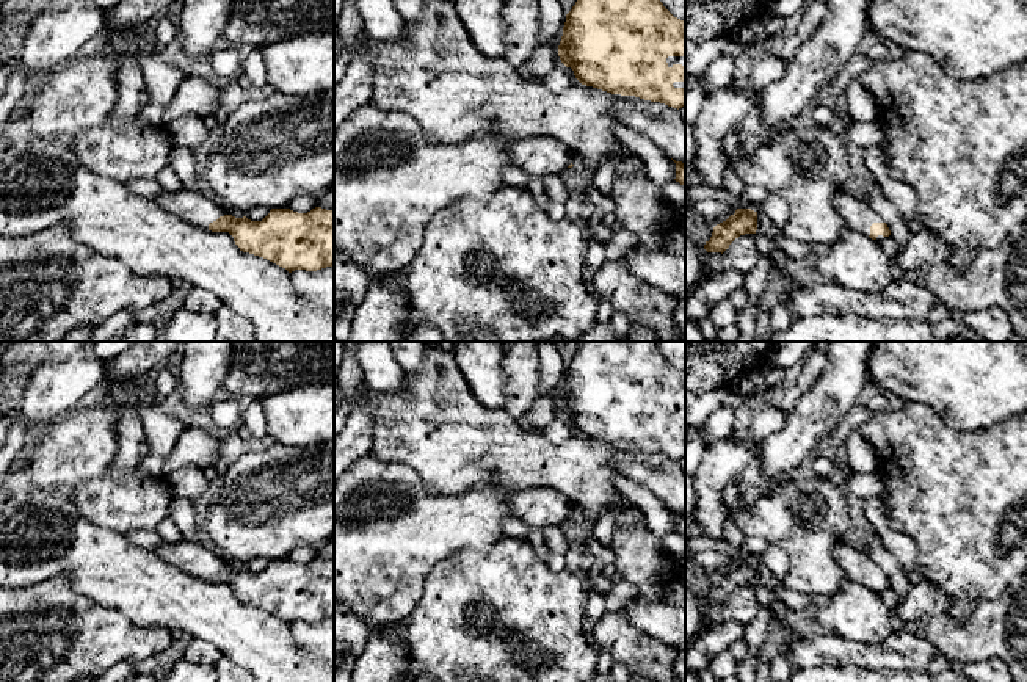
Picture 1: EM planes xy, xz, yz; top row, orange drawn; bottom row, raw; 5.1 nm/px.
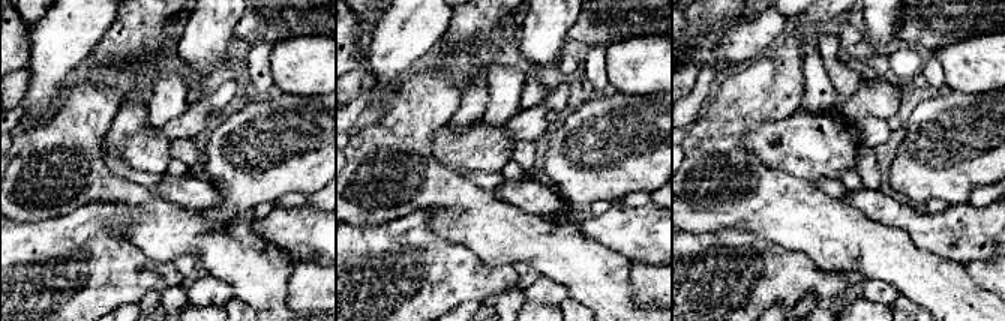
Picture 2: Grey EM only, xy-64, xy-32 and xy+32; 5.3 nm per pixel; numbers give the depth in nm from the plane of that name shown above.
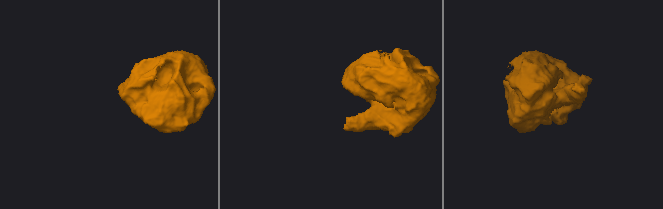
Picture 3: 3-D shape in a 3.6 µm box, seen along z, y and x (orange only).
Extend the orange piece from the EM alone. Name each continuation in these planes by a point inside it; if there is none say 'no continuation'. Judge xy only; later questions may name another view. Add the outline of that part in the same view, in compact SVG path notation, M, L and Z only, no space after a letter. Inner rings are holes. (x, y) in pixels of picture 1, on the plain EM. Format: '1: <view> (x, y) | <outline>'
1: xy (195, 558) | M161 541L154 553L158 555L165 563L201 580L209 580L210 574L227 566L216 552L209 550L201 541Z

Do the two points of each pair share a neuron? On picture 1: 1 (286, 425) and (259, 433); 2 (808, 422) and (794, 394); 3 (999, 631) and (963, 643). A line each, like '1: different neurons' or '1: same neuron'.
1: different neurons
2: different neurons
3: same neuron

